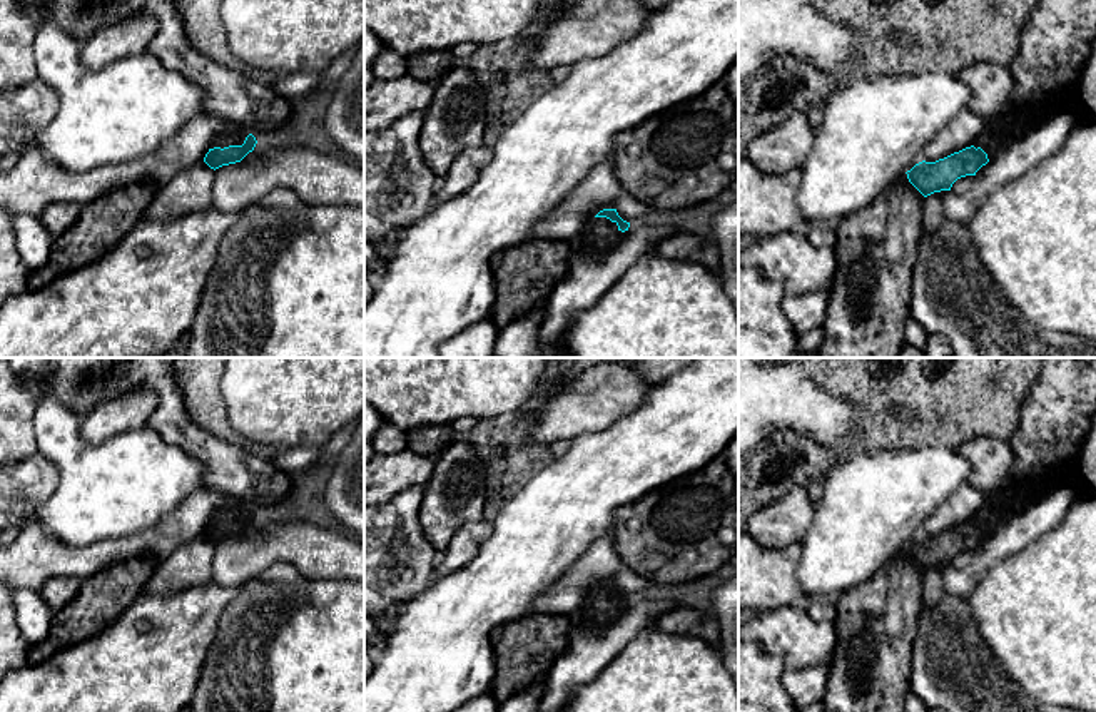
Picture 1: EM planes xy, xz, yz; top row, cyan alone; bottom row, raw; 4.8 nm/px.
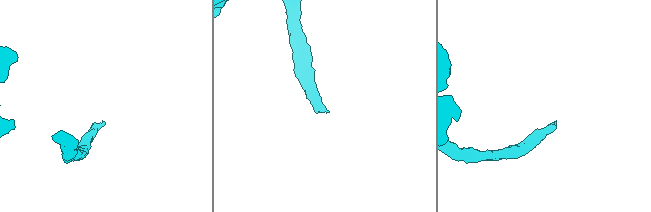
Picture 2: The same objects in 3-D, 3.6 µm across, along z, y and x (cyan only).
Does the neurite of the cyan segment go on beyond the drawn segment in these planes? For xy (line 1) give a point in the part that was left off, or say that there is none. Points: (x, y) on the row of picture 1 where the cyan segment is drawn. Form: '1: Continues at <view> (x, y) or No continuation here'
1: Continues at xy (228, 137)

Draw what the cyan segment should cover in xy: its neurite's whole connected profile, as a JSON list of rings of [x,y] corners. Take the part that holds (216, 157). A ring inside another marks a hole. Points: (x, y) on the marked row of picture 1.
[[[227,129],[212,139],[204,162],[214,170],[222,165],[241,162],[254,150],[256,144],[257,140],[249,130]]]

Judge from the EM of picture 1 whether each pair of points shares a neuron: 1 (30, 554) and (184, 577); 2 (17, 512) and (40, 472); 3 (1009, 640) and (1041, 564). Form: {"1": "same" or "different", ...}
{"1": "different", "2": "same", "3": "same"}

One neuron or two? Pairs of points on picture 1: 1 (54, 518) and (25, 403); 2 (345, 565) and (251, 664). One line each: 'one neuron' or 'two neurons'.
1: two neurons
2: two neurons

